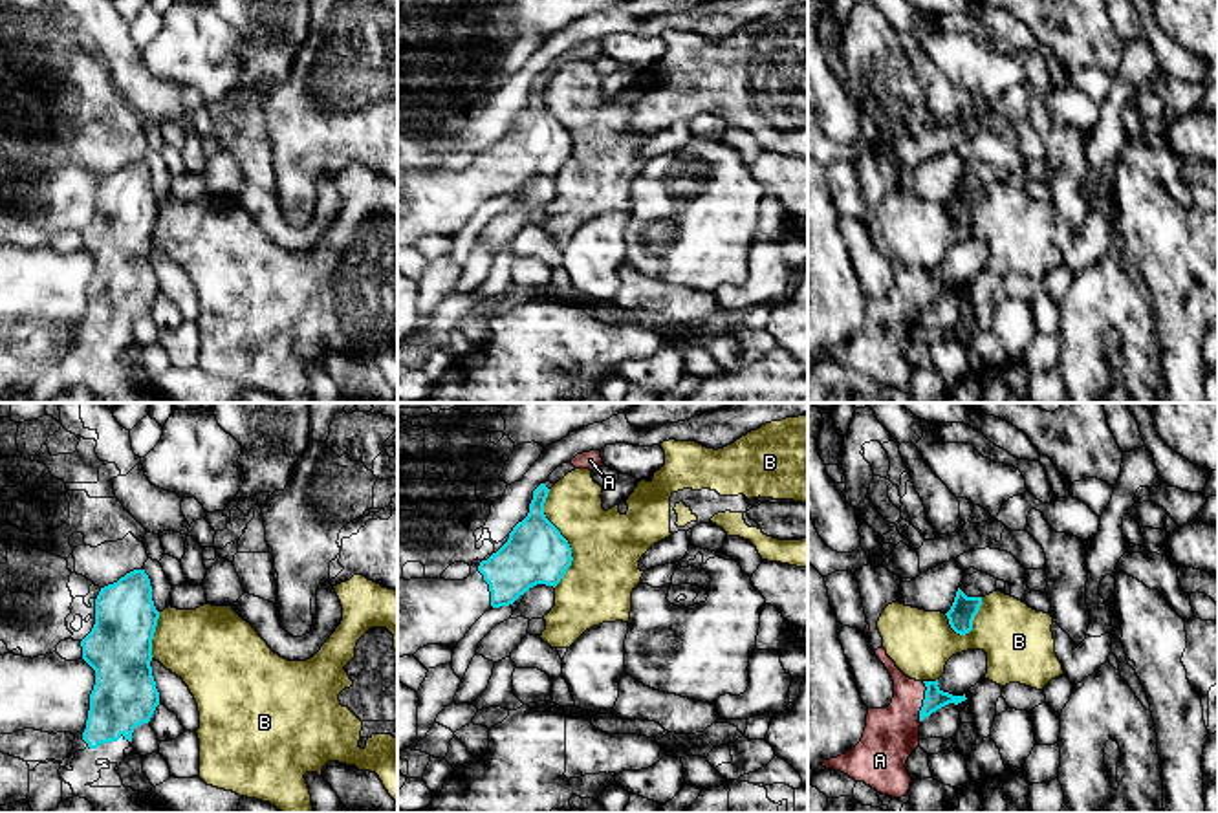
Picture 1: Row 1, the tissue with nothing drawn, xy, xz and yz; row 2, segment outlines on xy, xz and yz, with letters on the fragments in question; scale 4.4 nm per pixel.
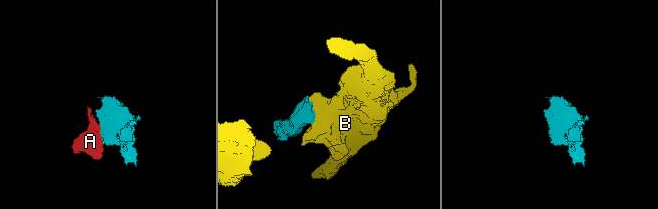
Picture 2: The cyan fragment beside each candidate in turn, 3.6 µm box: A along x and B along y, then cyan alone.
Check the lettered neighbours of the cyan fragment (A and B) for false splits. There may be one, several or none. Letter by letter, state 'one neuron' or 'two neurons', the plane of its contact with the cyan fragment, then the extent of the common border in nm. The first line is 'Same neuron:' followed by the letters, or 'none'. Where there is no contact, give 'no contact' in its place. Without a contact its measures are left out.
Same neuron: A
A: one neuron; contact in yz; length 180 nm
B: two neurons; contact in xz; length 440 nm

